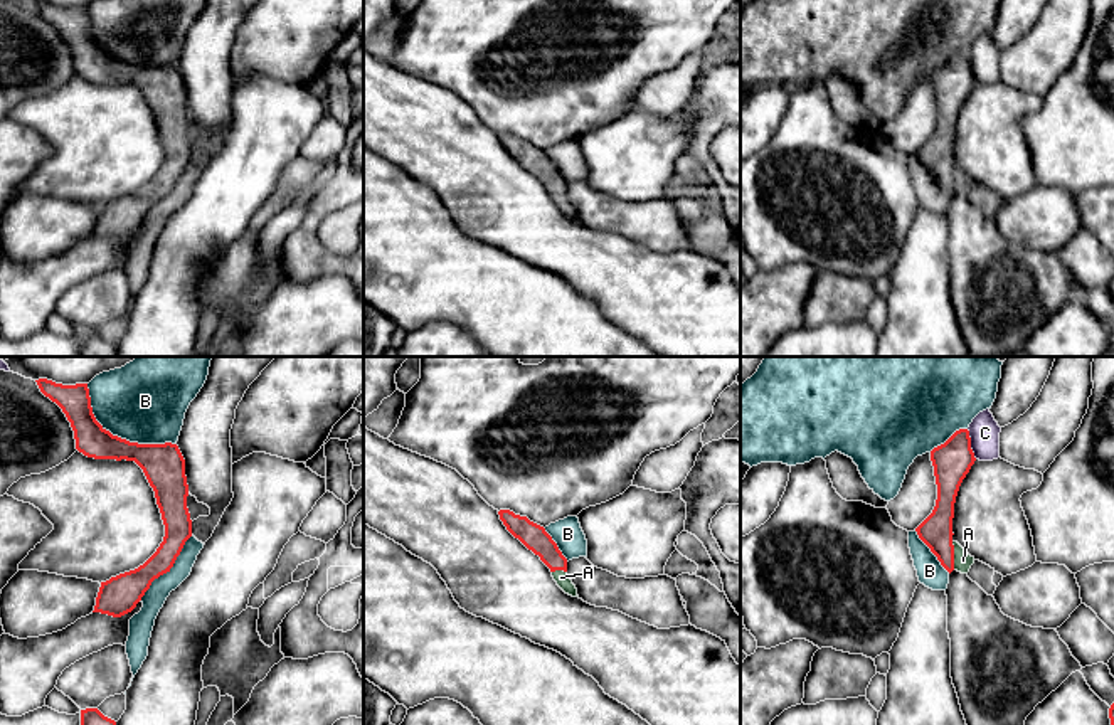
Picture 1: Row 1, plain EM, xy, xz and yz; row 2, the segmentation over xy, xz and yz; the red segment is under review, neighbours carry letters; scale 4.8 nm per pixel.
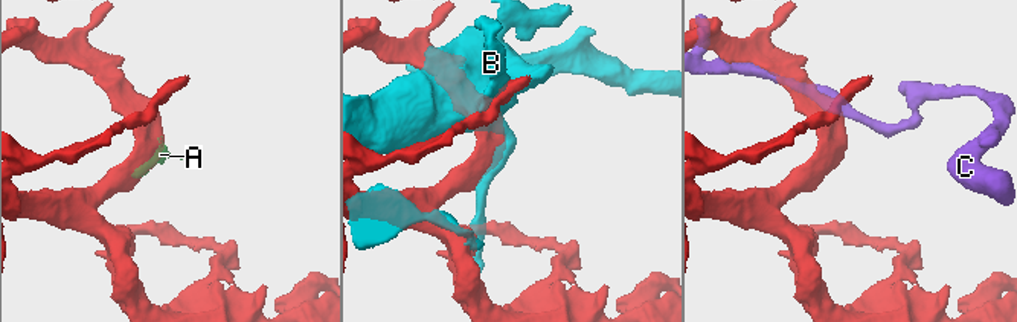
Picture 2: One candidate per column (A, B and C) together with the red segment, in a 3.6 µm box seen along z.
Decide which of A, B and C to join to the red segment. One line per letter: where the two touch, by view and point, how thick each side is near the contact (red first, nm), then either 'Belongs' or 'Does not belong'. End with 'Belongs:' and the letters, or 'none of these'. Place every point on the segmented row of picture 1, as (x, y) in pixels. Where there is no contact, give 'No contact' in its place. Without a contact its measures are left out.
A: Touches red at yz (953, 555). Thickness 160 nm (red) against 90 nm. Belongs
B: Touches red at xy (116, 436). Thickness 190 nm (red) against 400 nm. Does not belong
C: Touches red at yz (970, 444). Thickness 190 nm (red) against 140 nm. Does not belong
Belongs: A

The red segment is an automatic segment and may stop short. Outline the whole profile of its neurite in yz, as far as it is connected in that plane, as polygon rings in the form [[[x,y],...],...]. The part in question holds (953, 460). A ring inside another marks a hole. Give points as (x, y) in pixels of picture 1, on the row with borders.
[[[968,429],[956,431],[944,444],[931,451],[937,500],[932,513],[915,528],[919,538],[931,548],[941,565],[951,574],[958,570],[993,595],[1003,575],[971,557],[952,540],[954,503],[959,486],[976,458]]]

